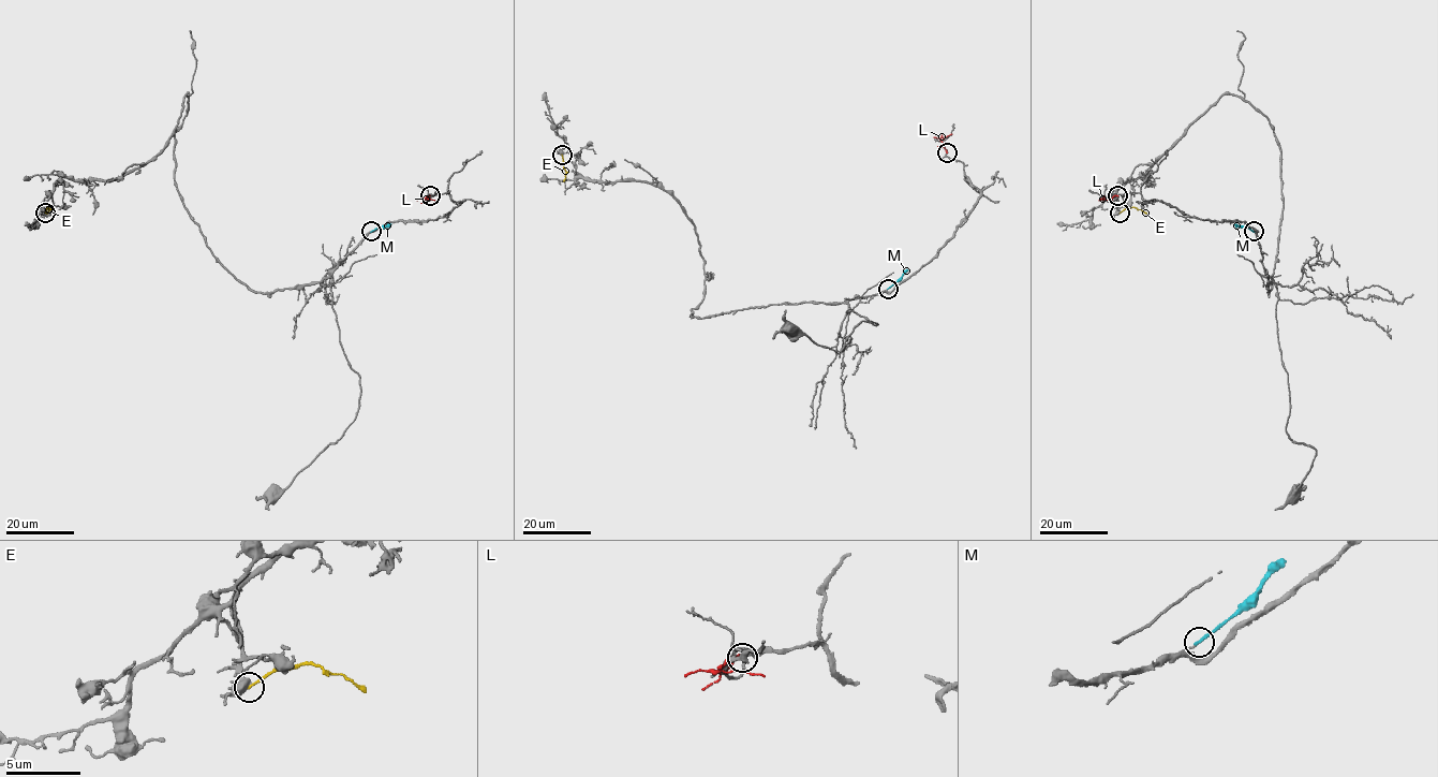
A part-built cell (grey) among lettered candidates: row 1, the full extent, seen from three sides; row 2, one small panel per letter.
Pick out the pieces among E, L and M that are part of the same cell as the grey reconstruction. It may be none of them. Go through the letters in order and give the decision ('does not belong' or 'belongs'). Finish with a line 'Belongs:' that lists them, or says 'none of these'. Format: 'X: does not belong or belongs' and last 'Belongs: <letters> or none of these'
E: does not belong
L: does not belong
M: does not belong
Belongs: none of these

